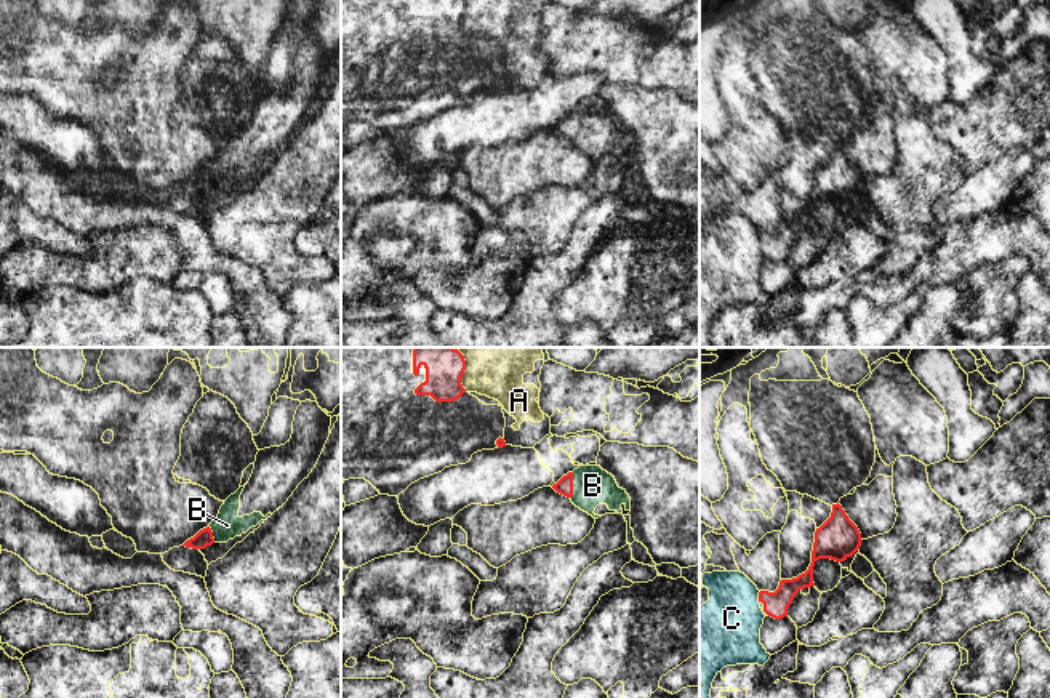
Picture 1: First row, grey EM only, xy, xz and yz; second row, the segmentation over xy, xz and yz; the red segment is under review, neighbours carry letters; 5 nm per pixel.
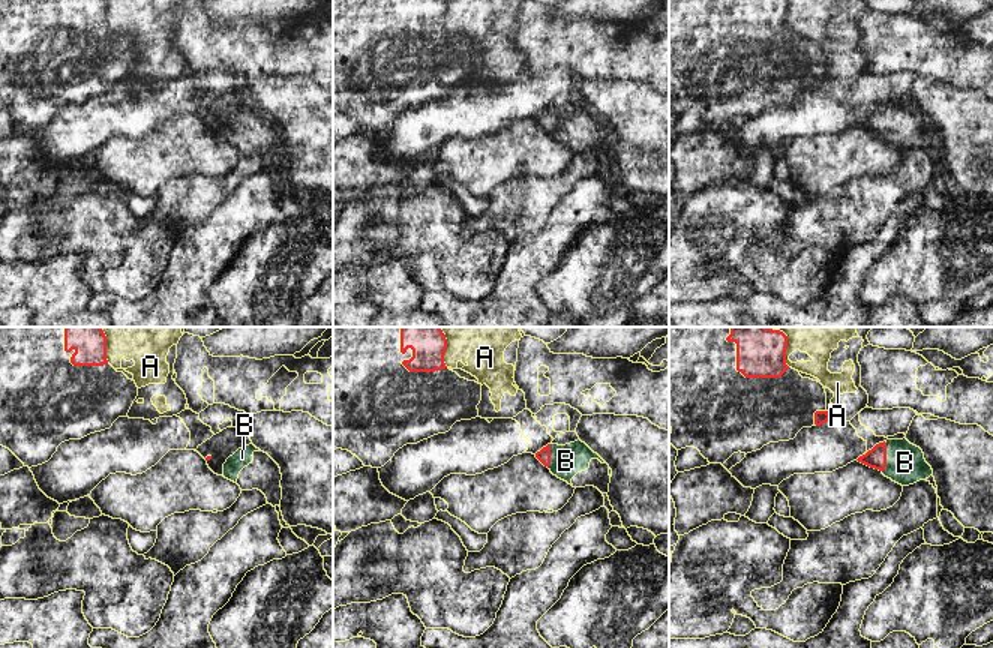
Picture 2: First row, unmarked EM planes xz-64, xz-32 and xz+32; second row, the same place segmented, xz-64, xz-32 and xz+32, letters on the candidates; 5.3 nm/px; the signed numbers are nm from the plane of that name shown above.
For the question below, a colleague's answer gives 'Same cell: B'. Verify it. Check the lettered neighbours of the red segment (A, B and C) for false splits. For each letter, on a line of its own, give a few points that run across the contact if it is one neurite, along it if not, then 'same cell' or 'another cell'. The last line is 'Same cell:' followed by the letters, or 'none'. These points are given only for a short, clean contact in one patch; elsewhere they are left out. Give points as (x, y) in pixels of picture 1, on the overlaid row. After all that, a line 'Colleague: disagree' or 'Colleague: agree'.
A: another cell
B: same cell
C: another cell
Same cell: B
Colleague: agree

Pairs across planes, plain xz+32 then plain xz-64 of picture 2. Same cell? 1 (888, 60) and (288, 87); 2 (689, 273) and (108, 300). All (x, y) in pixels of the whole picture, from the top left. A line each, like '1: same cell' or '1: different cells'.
1: different cells
2: different cells

